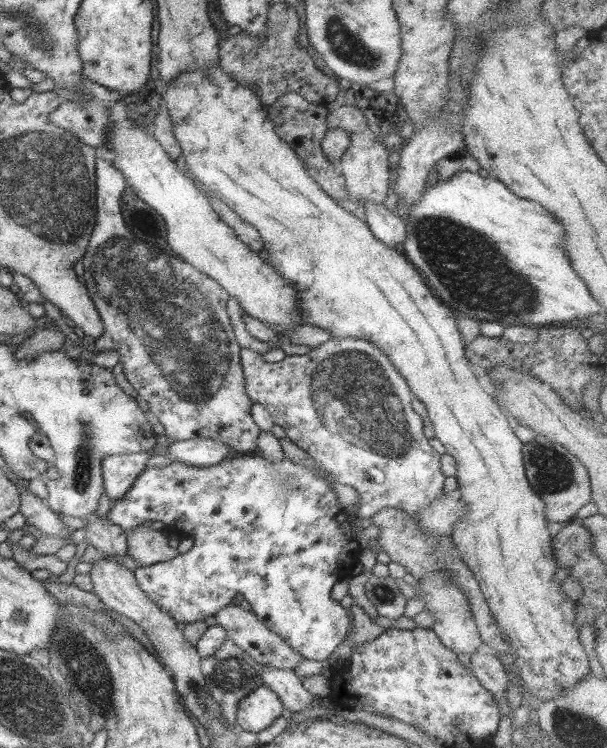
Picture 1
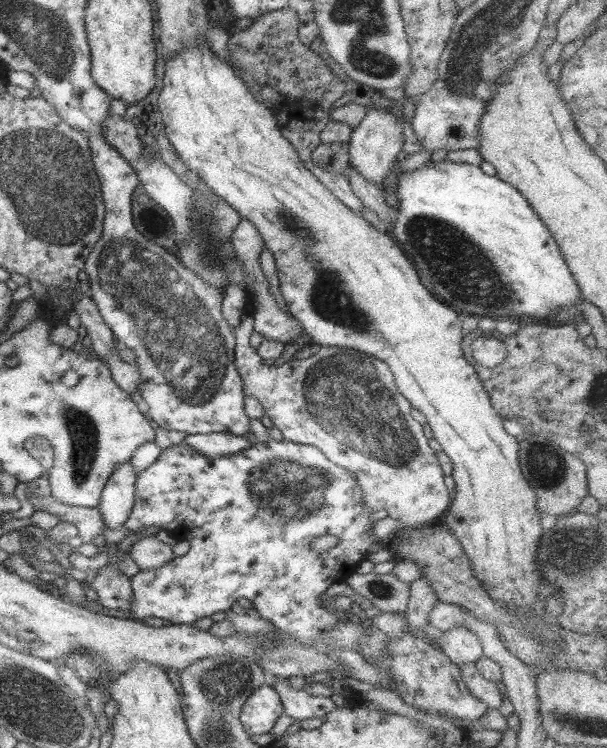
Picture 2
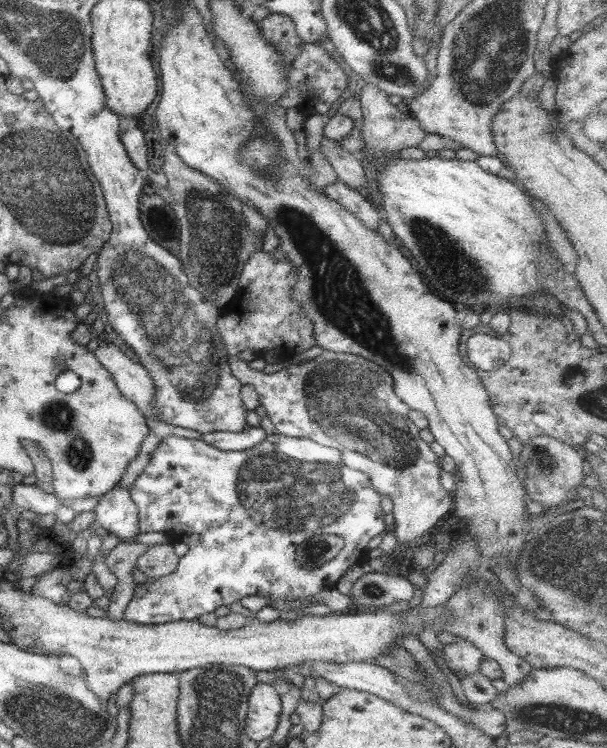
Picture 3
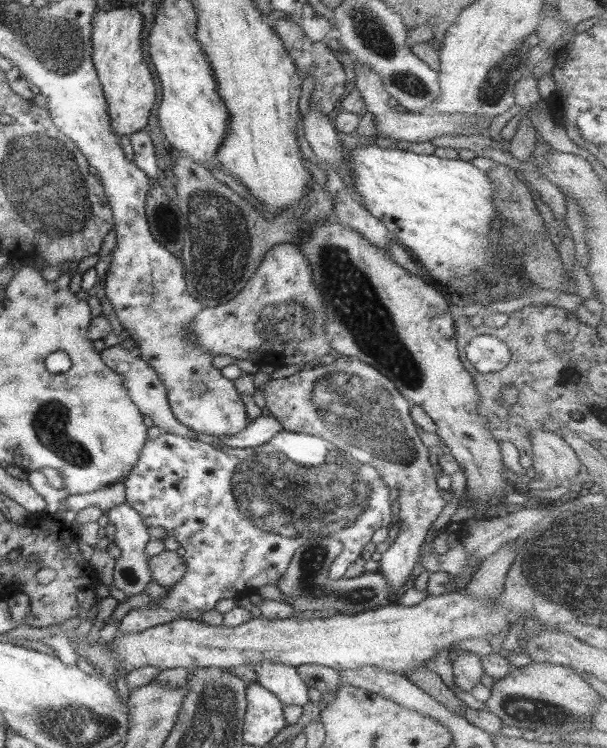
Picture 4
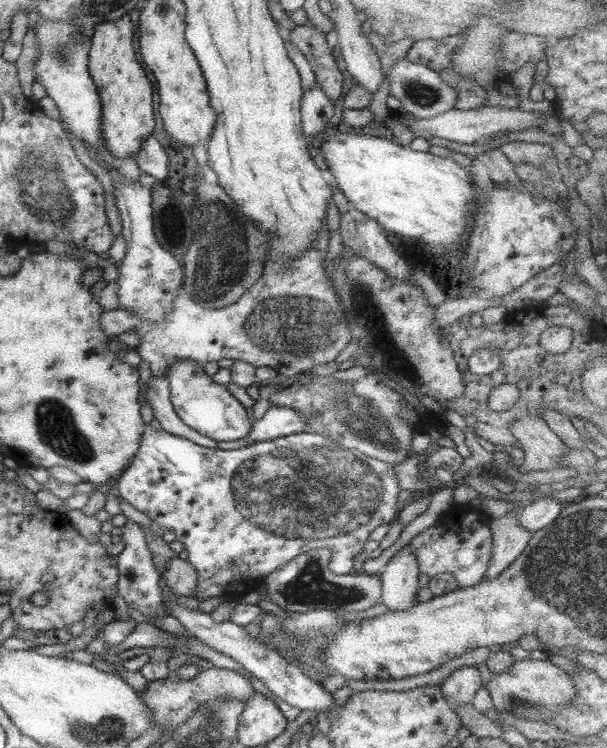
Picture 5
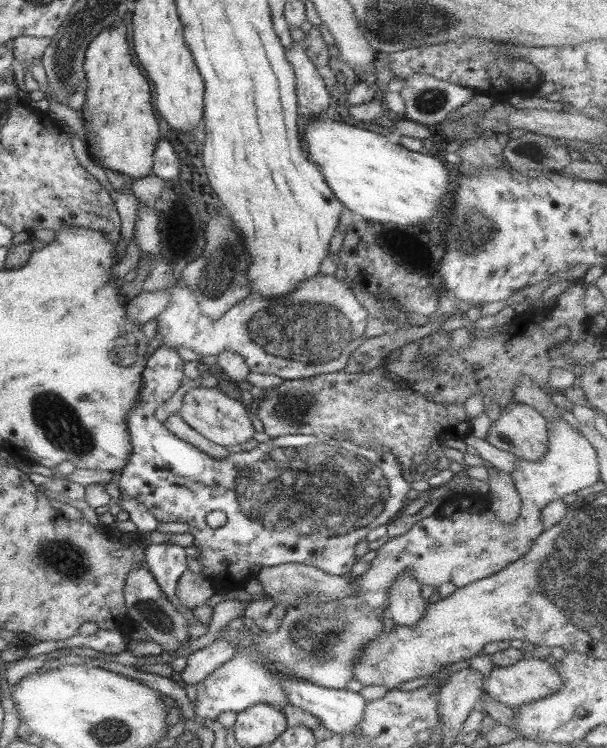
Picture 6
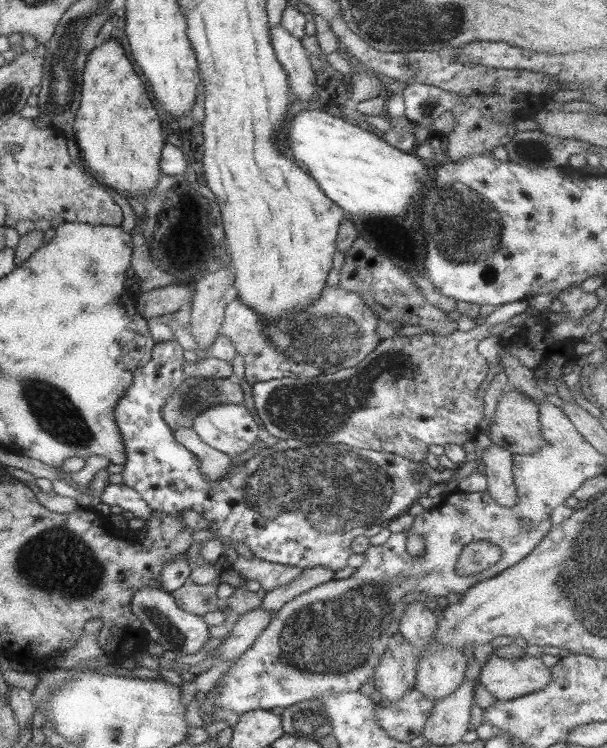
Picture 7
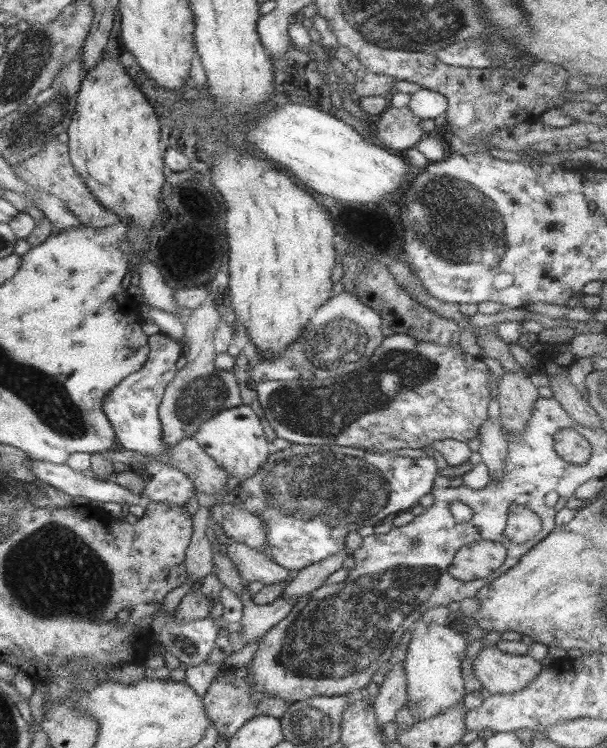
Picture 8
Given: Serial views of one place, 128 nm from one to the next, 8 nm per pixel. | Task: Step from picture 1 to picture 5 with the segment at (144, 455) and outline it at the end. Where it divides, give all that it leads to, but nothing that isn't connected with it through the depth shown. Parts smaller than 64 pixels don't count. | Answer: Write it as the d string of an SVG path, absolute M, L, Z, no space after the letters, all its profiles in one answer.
M128 520L122 530L122 542L124 549L117 556L118 560L118 591L126 603L140 612L145 617L161 618L166 615L162 611L162 589L160 586L160 573L156 571L156 565L152 561L152 551L146 544L146 535L144 529L138 523Z

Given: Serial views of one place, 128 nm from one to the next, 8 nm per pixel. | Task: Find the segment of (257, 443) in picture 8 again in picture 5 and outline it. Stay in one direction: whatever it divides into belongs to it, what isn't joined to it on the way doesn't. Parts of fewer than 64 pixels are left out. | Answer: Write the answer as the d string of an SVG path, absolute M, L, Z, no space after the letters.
M176 359L164 372L170 384L170 400L176 415L190 428L204 436L220 442L222 440L240 440L252 429L251 413L238 402L226 385L218 384L204 371L204 366L192 359Z

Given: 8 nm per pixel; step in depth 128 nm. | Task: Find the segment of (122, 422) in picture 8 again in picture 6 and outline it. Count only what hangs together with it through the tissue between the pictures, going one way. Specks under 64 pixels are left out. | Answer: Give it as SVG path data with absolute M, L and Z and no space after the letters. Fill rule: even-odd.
M170 346L158 347L147 360L147 365L141 375L141 381L144 382L144 387L140 388L138 398L136 398L138 406L136 406L136 408L130 408L131 412L127 417L130 443L132 443L132 454L130 454L124 468L121 468L121 478L118 485L121 494L132 496L138 500L139 504L144 504L144 506L156 517L158 524L164 522L178 522L180 520L190 524L189 533L194 536L193 545L200 550L200 555L198 555L197 560L204 566L204 572L206 572L206 575L208 574L207 579L211 581L216 593L226 592L226 590L242 590L245 581L250 577L248 570L252 564L256 564L256 566L260 567L288 563L312 564L328 574L347 576L352 565L358 561L358 558L355 555L356 544L358 544L360 540L365 539L370 530L374 530L374 528L382 526L382 524L389 525L393 522L402 514L408 503L406 494L408 494L408 491L415 486L415 484L410 484L404 479L404 466L401 465L401 462L396 459L391 452L375 452L372 448L368 448L368 446L356 445L350 440L344 440L342 438L334 439L310 435L277 436L276 438L271 438L267 442L259 443L259 445L250 451L229 453L228 456L222 459L211 457L202 452L199 448L193 447L188 441L184 441L175 434L172 434L172 432L164 426L164 423L161 424L158 422L154 416L156 408L158 409L162 406L162 404L164 404L186 381L186 377L184 376L184 364L185 361L178 355L178 351L174 350L174 348L170 348ZM213 510L221 510L226 513L227 522L223 526L211 528L206 523L206 515Z

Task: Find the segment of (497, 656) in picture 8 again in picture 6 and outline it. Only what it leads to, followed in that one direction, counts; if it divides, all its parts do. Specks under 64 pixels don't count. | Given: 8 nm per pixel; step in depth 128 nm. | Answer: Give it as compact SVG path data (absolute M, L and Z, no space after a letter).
M531 656L524 657L518 663L508 666L494 665L492 672L483 678L484 693L513 709L556 694L563 687L563 679L555 665Z

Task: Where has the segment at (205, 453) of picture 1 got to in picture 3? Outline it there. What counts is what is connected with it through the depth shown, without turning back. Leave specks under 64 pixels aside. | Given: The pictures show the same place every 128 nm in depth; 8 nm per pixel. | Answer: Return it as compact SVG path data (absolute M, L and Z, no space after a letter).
M248 426L240 432L207 432L202 435L202 440L224 452L238 452L254 448L266 437L266 431L261 426Z

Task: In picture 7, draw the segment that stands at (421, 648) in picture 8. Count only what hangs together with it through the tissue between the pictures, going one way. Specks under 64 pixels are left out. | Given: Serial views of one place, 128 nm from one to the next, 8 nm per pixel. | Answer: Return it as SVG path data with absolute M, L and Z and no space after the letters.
M412 601L401 616L399 631L407 642L419 652L416 683L414 690L436 702L452 695L462 685L467 670L467 659L462 651L449 647L440 647L433 636L437 630L437 616L425 606L425 601Z

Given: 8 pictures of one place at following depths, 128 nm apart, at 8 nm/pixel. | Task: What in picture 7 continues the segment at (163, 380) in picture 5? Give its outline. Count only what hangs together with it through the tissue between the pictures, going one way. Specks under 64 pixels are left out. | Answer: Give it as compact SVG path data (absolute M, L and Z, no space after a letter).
M178 427L173 432L173 436L178 443L192 452L194 457L198 457L200 471L204 473L204 477L208 481L217 481L228 473L234 457L230 457L230 455L208 446L198 437L198 433L193 428Z

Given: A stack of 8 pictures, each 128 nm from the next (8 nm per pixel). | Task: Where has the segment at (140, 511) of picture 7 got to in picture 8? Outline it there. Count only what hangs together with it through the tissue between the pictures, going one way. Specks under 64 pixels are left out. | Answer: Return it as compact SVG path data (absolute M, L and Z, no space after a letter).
M33 461L32 473L36 475L36 481L46 482L70 494L72 498L84 497L98 505L104 502L129 504L129 506L145 504L145 500L140 495L118 485L113 479L101 481L85 472L75 471L66 464Z

